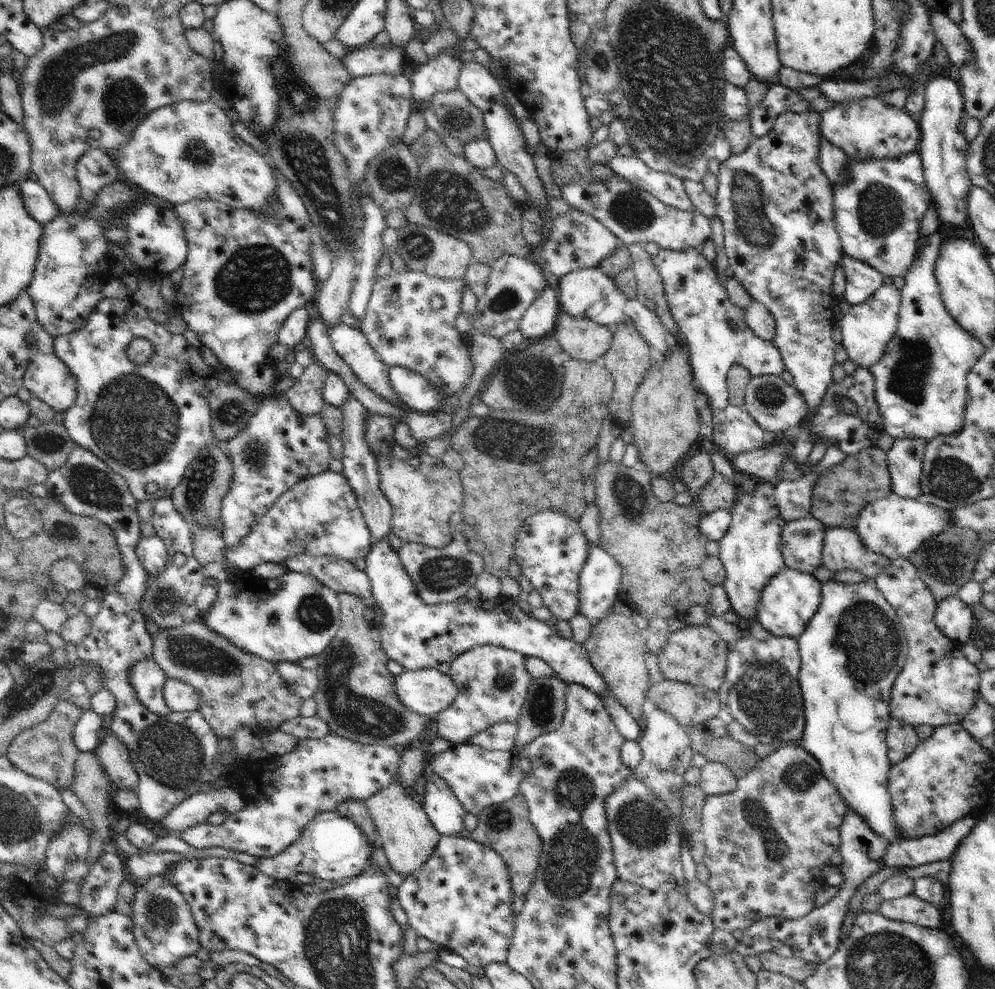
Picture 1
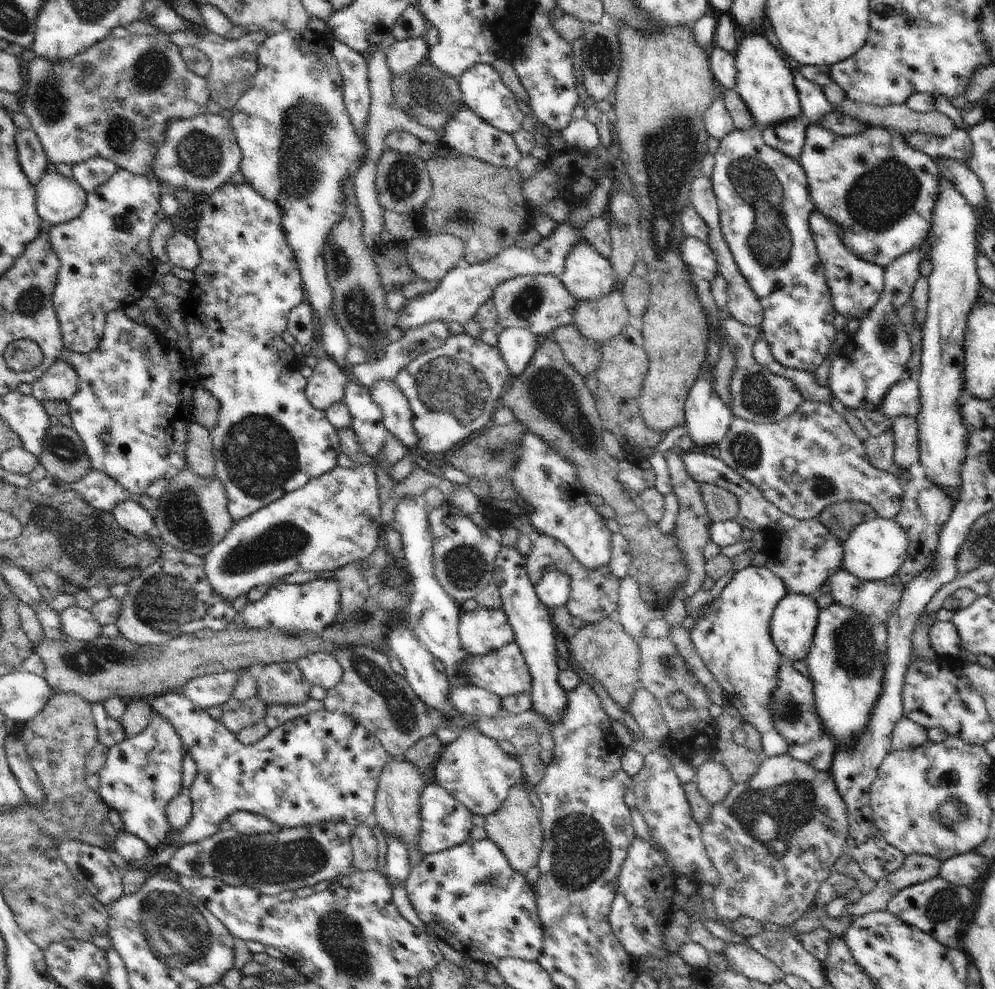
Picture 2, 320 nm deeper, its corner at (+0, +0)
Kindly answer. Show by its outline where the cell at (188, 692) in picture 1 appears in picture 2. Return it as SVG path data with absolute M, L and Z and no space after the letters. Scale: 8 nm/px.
M245 669L239 673L224 671L196 677L183 686L183 694L205 711L211 706L224 705L232 700L231 696L238 677L243 672L252 671L252 669Z

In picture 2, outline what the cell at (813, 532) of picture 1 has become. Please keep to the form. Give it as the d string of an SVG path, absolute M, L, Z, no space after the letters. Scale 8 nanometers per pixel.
M784 514L766 532L762 547L768 556L767 569L784 581L786 592L810 595L828 583L843 564L843 542L840 542L817 518L797 519Z

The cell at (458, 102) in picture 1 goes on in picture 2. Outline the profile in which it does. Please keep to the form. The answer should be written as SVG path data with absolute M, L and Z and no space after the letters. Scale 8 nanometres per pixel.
M428 60L422 61L415 69L391 77L391 89L395 96L395 105L411 119L432 130L442 132L455 112L463 107L461 90L457 79L440 72Z

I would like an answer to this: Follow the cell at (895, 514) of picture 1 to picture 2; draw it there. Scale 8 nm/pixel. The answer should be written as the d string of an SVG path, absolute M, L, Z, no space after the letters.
M878 516L859 524L843 542L844 571L865 581L881 581L893 577L906 560L908 552L908 535L894 519L883 519Z

